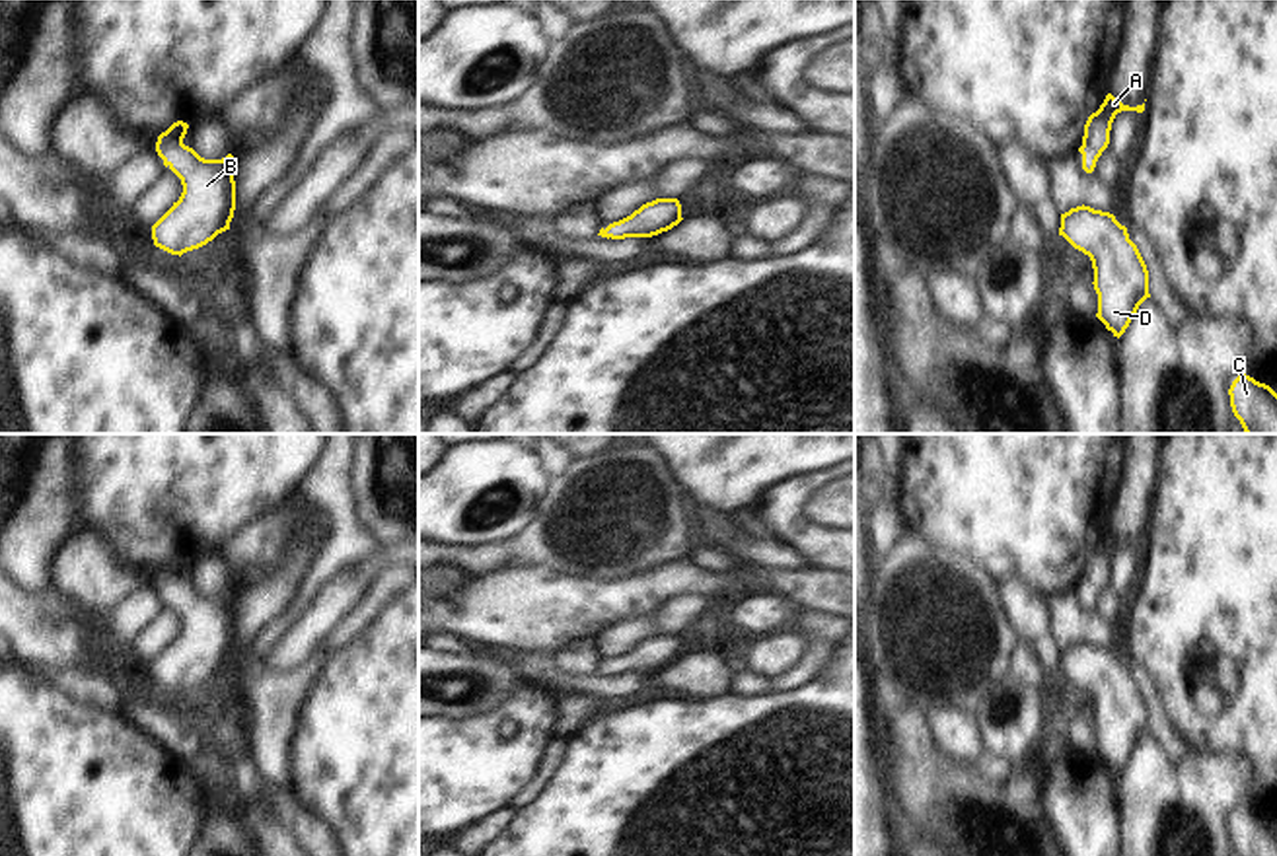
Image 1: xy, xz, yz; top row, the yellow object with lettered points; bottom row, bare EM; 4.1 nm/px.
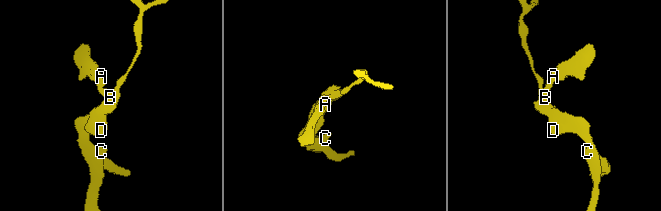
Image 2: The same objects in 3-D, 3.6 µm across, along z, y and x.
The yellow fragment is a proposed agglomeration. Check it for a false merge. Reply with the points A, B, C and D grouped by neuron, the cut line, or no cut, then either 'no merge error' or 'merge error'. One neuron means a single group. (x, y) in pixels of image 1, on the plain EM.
groups A B C D; cut none; no merge error

